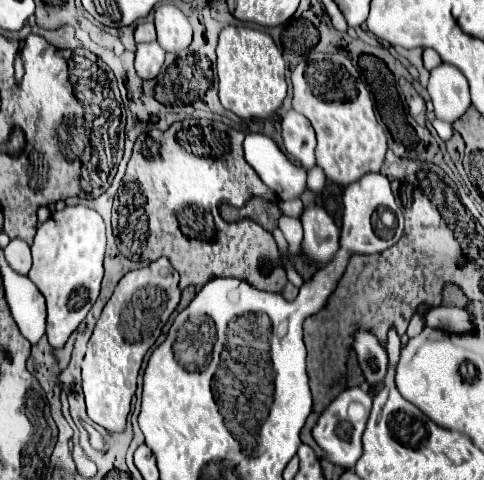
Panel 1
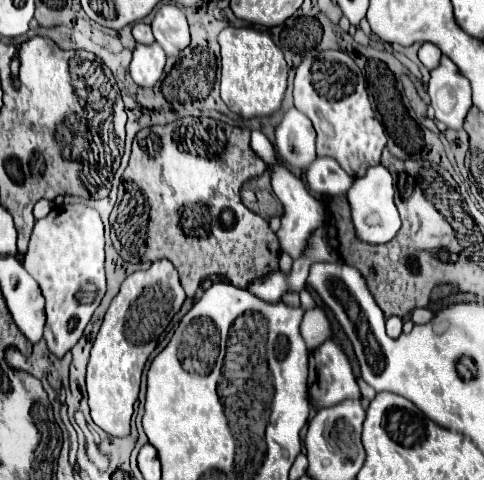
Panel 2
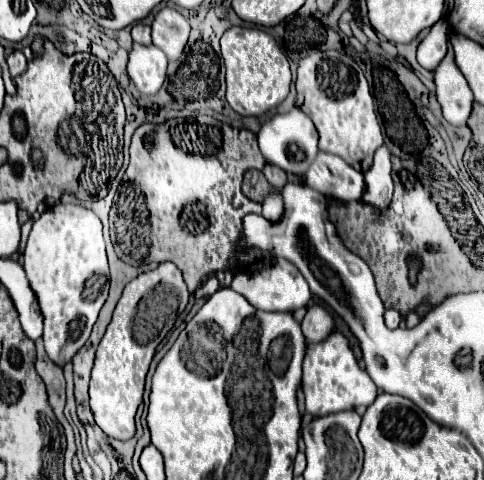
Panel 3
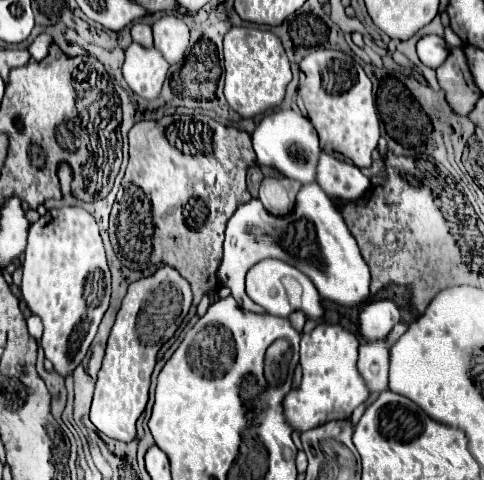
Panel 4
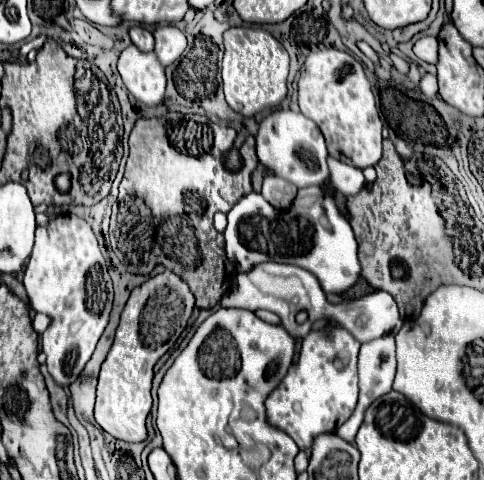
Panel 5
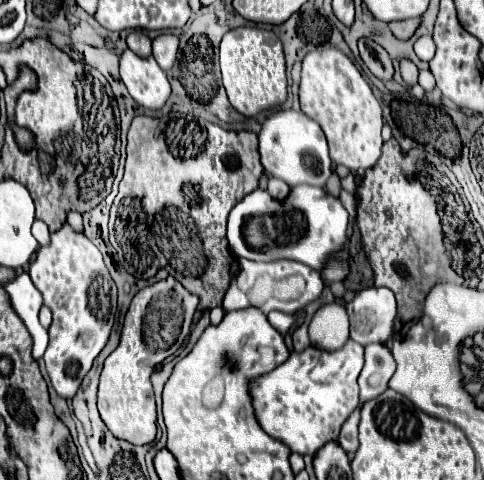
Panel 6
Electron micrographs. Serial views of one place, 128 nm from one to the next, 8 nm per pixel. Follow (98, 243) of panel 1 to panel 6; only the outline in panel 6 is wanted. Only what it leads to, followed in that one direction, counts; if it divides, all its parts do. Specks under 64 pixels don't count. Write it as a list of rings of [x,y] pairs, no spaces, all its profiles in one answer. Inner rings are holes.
[[[64,224],[60,230],[52,232],[50,244],[38,248],[28,274],[34,282],[34,286],[40,290],[44,304],[52,310],[52,324],[48,328],[50,342],[48,342],[46,354],[44,354],[46,372],[50,376],[54,390],[62,398],[72,398],[76,394],[82,378],[90,370],[94,358],[100,354],[100,350],[108,342],[108,336],[110,336],[110,330],[114,324],[114,312],[116,312],[116,284],[110,278],[108,268],[104,266],[100,250],[82,232],[74,232],[70,224]]]

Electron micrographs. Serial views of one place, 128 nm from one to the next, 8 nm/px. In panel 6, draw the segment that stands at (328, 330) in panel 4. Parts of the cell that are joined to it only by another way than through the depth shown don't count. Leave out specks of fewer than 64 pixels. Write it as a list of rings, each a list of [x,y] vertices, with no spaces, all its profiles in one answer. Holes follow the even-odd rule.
[[[348,340],[334,352],[308,346],[304,352],[292,352],[290,358],[254,380],[250,386],[262,430],[280,438],[292,452],[314,456],[326,442],[336,440],[344,420],[358,406],[358,374],[364,364],[364,346]]]

